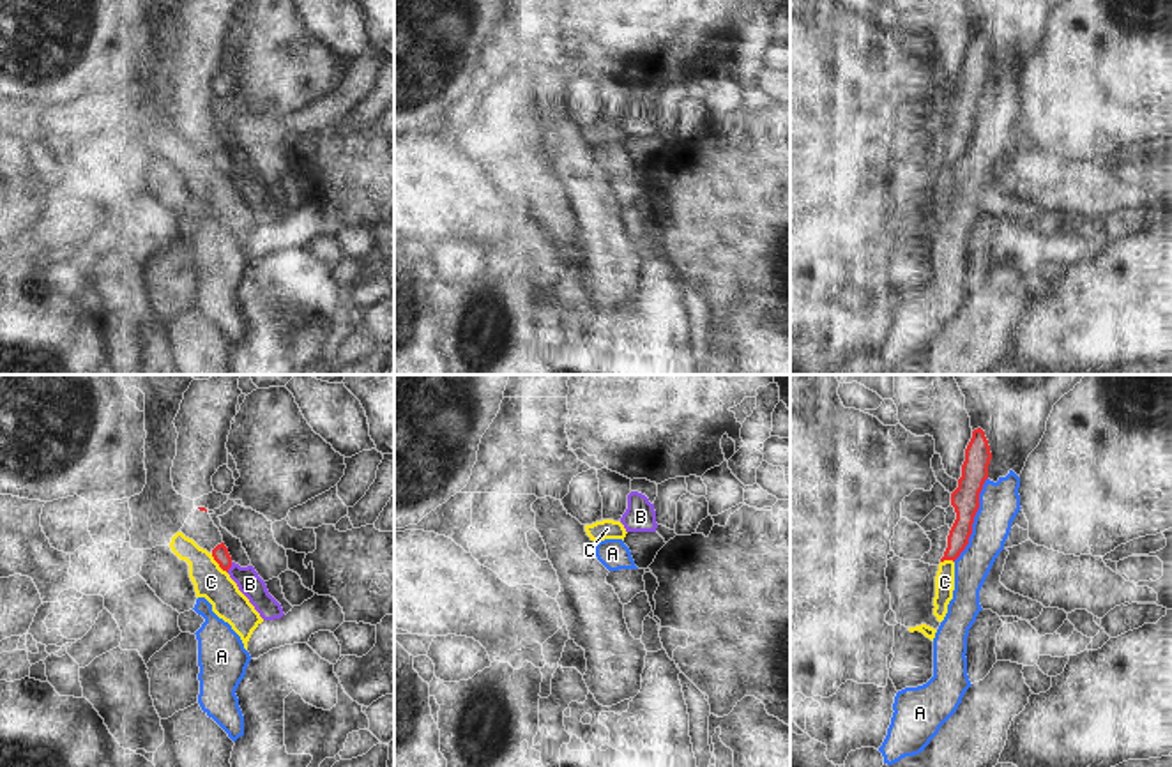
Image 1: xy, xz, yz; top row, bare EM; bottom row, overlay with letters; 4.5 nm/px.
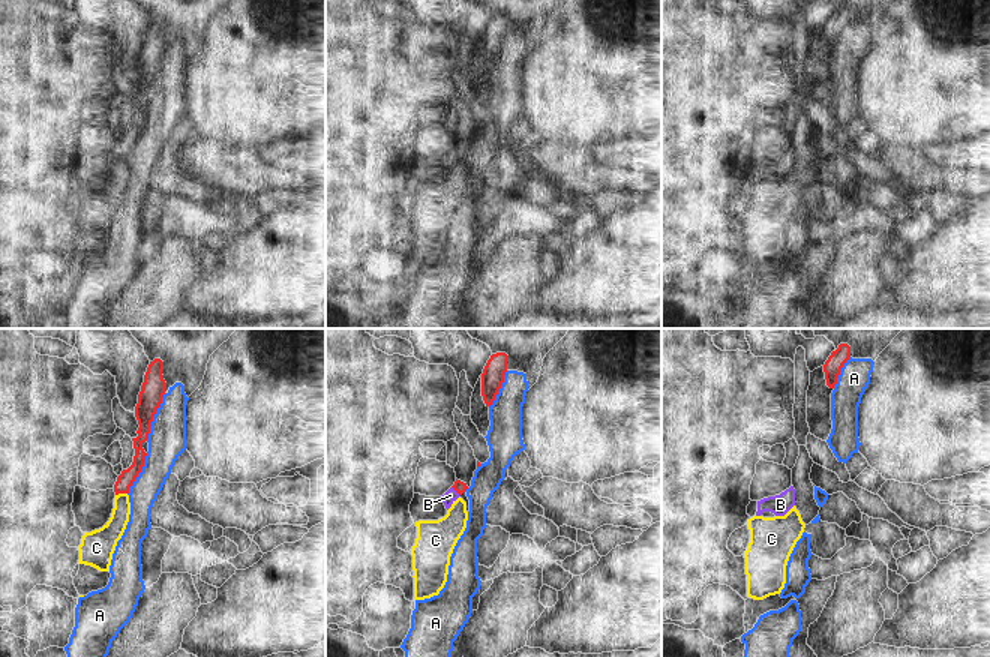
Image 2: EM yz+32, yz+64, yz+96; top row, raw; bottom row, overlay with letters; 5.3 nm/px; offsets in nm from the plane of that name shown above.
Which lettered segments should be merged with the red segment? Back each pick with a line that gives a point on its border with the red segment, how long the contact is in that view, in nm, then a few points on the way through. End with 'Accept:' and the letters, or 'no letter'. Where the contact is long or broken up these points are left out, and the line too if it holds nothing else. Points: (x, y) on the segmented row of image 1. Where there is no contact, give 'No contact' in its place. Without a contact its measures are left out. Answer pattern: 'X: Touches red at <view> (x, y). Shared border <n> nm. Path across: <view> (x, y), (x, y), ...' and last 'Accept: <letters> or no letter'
B: Touches red at xy (230, 566). Shared border 50 nm. Path across: xy (220, 554), (230, 566), (250, 584)
Accept: B.

